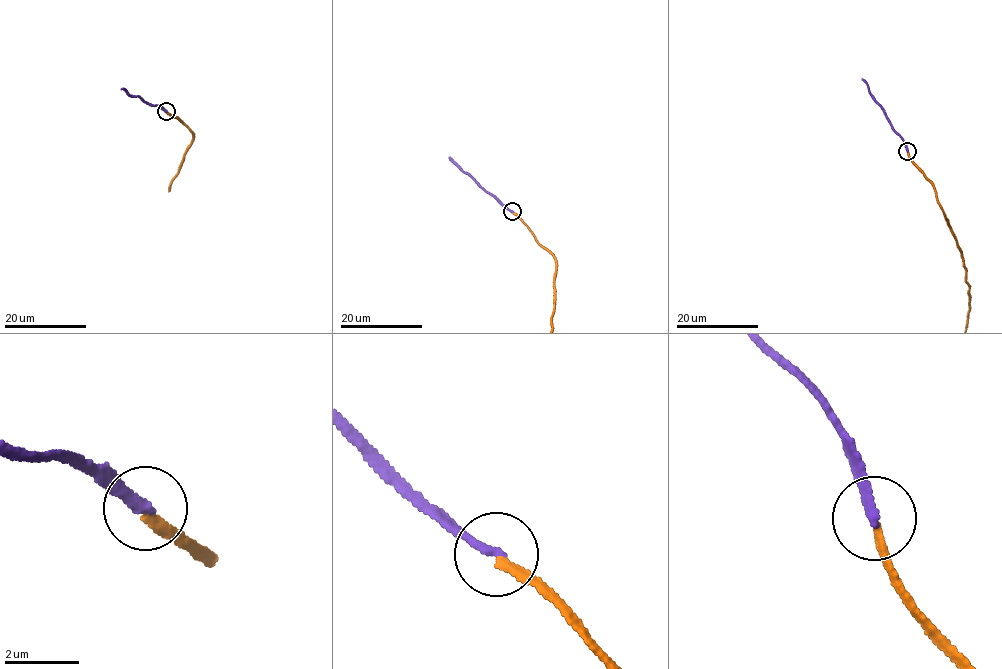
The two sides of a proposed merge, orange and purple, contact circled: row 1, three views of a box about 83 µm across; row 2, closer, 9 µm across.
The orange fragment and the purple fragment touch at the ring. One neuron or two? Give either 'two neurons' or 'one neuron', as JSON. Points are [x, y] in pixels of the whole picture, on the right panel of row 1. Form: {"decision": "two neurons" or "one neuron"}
{"decision": "two neurons"}

